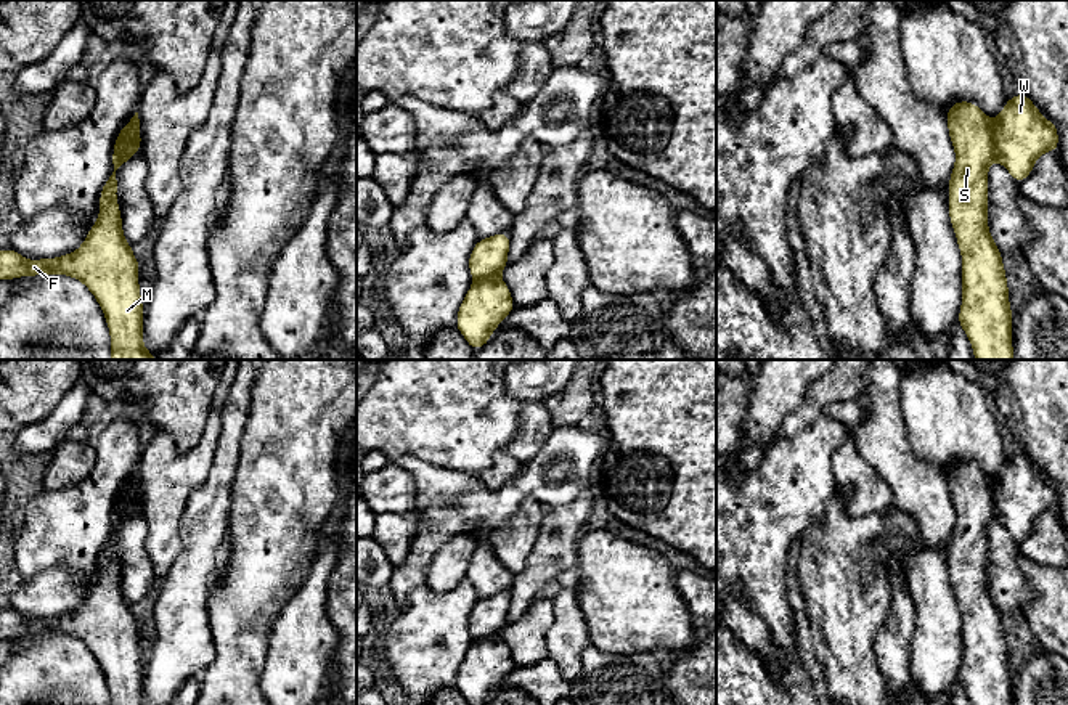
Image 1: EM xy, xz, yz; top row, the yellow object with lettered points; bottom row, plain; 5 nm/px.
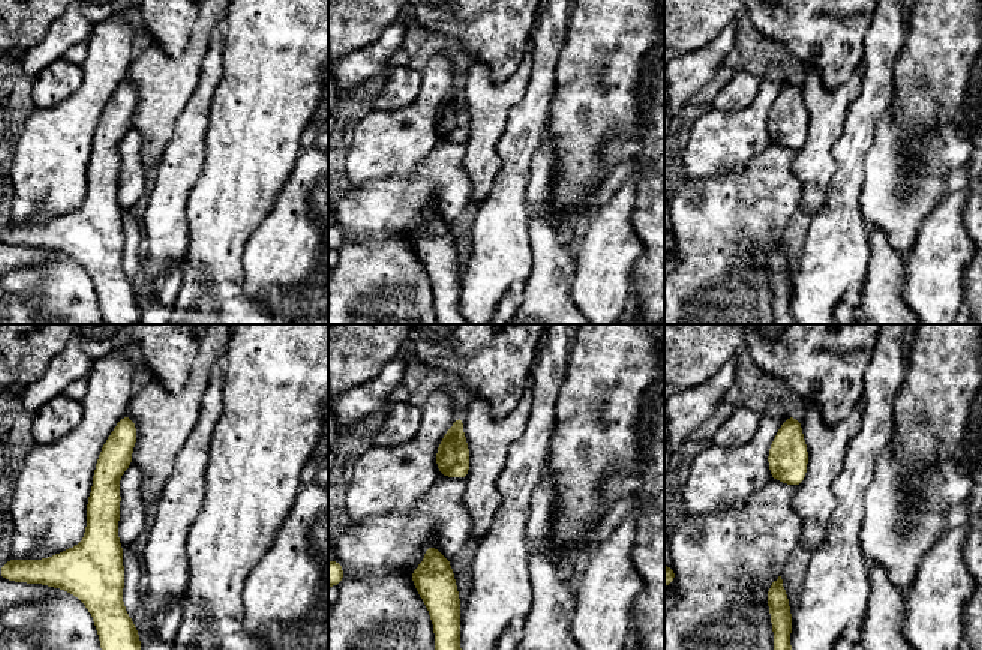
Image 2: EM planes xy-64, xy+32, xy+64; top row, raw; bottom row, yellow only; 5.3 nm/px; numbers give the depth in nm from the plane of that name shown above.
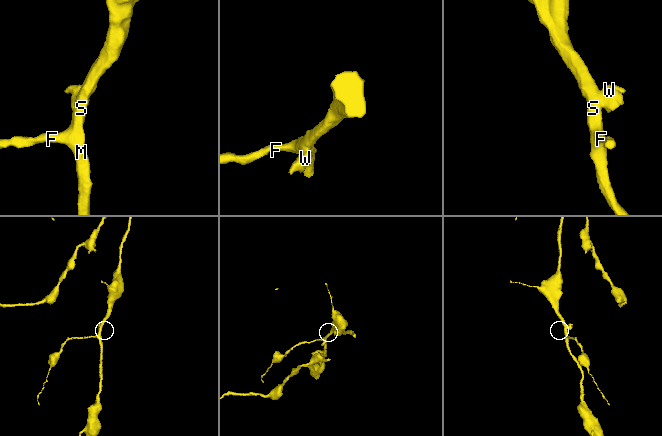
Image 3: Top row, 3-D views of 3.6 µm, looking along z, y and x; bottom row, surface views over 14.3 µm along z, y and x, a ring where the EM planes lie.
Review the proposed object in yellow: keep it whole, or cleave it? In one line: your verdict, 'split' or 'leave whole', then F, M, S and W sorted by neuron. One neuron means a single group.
split; groups F M S / W

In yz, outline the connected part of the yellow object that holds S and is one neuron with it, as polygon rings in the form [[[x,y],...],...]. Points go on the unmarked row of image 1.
[[[957,461],[946,474],[956,525],[949,538],[949,580],[962,612],[962,666],[957,683],[972,705],[1012,705],[1012,678],[1009,647],[1001,609],[988,588],[988,527],[996,520],[994,482],[970,461]]]

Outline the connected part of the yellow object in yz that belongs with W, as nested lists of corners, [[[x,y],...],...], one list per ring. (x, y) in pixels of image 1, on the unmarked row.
[[[1025,453],[1009,458],[994,482],[994,495],[996,519],[1017,543],[1026,540],[1042,512],[1058,511],[1057,483],[1046,480]]]

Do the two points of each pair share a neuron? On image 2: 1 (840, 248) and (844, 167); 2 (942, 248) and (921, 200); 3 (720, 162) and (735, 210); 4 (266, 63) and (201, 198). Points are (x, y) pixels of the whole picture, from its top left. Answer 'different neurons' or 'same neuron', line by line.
1: same neuron
2: different neurons
3: different neurons
4: same neuron

